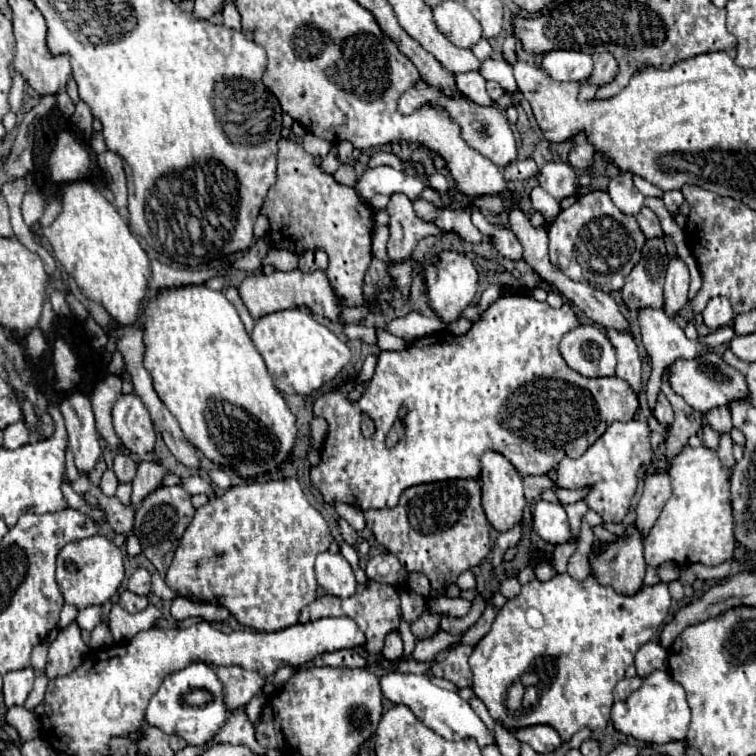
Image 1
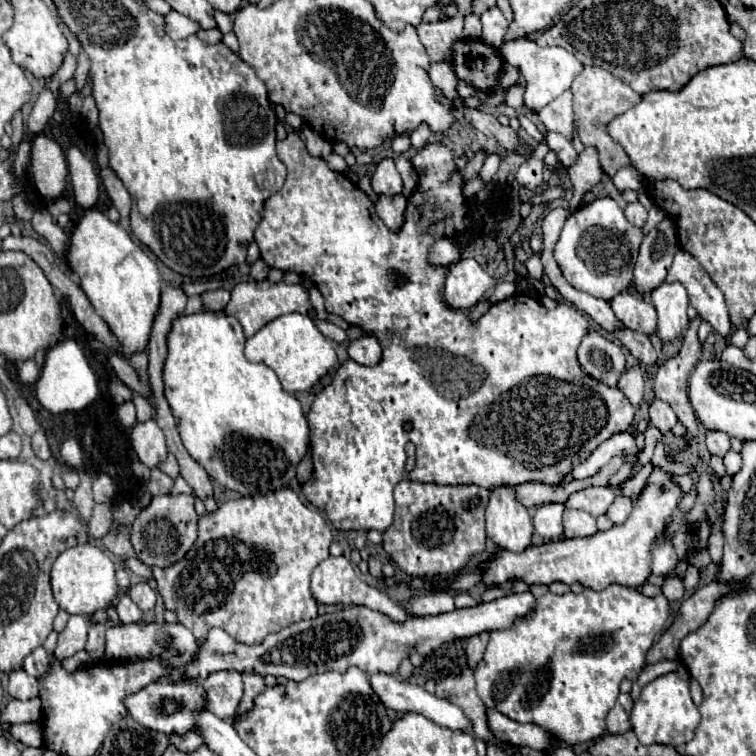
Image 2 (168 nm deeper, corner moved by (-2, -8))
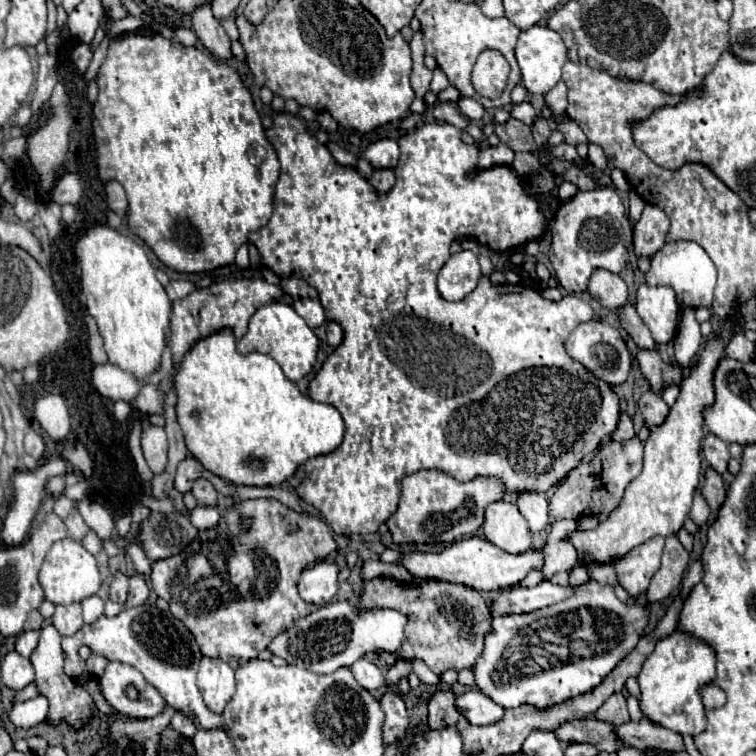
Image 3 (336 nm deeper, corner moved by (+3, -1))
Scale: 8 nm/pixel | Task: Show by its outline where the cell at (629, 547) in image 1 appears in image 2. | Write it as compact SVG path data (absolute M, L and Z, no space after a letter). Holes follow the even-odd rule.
M654 467L650 473L642 493L634 501L634 509L628 519L620 525L614 525L608 531L598 531L592 537L582 539L558 539L548 541L536 547L528 547L524 553L498 551L496 557L482 561L478 567L482 569L482 583L502 585L506 581L524 581L528 585L550 585L552 581L562 581L566 585L582 583L594 591L600 591L612 583L624 587L640 587L650 575L652 563L652 547L654 543L666 535L668 521L682 499L682 487L674 481L674 473Z

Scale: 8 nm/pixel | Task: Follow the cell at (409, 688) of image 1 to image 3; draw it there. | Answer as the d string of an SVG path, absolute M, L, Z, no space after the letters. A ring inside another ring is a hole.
M369 658L357 660L351 666L351 670L353 670L353 676L357 678L357 682L363 688L367 688L369 692L373 692L373 690L377 690L377 688L381 688L381 686L387 684L387 678L385 678L383 670L373 660L369 660Z

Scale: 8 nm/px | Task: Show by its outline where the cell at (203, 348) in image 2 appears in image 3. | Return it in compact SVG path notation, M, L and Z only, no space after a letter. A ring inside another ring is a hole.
M219 328L219 332L213 332L205 338L199 338L197 342L193 342L191 350L183 354L183 358L175 364L175 370L169 374L169 382L173 384L175 392L177 392L177 404L175 404L175 412L177 412L177 420L179 420L179 426L183 428L183 436L185 436L185 444L187 444L187 450L209 470L213 472L215 476L227 480L227 482L233 482L233 484L243 484L243 486L279 486L281 482L285 482L289 476L293 476L293 472L303 466L311 456L317 456L317 454L327 454L331 450L335 450L341 440L343 440L343 432L345 432L345 426L343 426L343 420L341 420L341 414L333 408L333 406L327 406L327 404L319 404L319 402L313 402L311 398L303 396L299 392L299 388L285 378L285 374L281 372L279 364L271 358L271 356L265 356L265 354L259 354L259 352L253 352L253 354L239 354L237 352L237 346L235 346L235 334L231 328Z

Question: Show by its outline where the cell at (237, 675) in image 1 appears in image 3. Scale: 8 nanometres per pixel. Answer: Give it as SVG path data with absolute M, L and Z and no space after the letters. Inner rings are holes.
M203 658L197 674L197 688L203 694L207 708L215 714L221 714L227 706L227 700L235 694L235 672L221 658Z

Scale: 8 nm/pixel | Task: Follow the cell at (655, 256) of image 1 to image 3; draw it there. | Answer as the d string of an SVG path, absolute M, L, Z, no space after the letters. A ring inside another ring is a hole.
M647 204L641 214L641 220L633 228L635 254L639 258L655 256L665 246L667 232L669 232L669 220L665 212L655 204Z

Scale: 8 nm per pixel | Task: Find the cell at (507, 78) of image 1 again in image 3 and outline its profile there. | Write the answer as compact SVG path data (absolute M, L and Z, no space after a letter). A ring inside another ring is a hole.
M531 26L529 30L519 34L517 46L515 46L515 58L521 68L521 78L523 86L531 94L547 94L559 80L561 80L561 70L563 64L567 62L567 48L557 32L553 32L547 26Z

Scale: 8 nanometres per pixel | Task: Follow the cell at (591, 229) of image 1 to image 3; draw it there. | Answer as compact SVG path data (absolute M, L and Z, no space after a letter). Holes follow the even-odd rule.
M611 188L577 192L551 220L551 236L549 260L555 268L555 276L567 292L575 294L587 292L587 280L595 268L619 274L625 268L633 246L633 226L627 220L621 198Z

